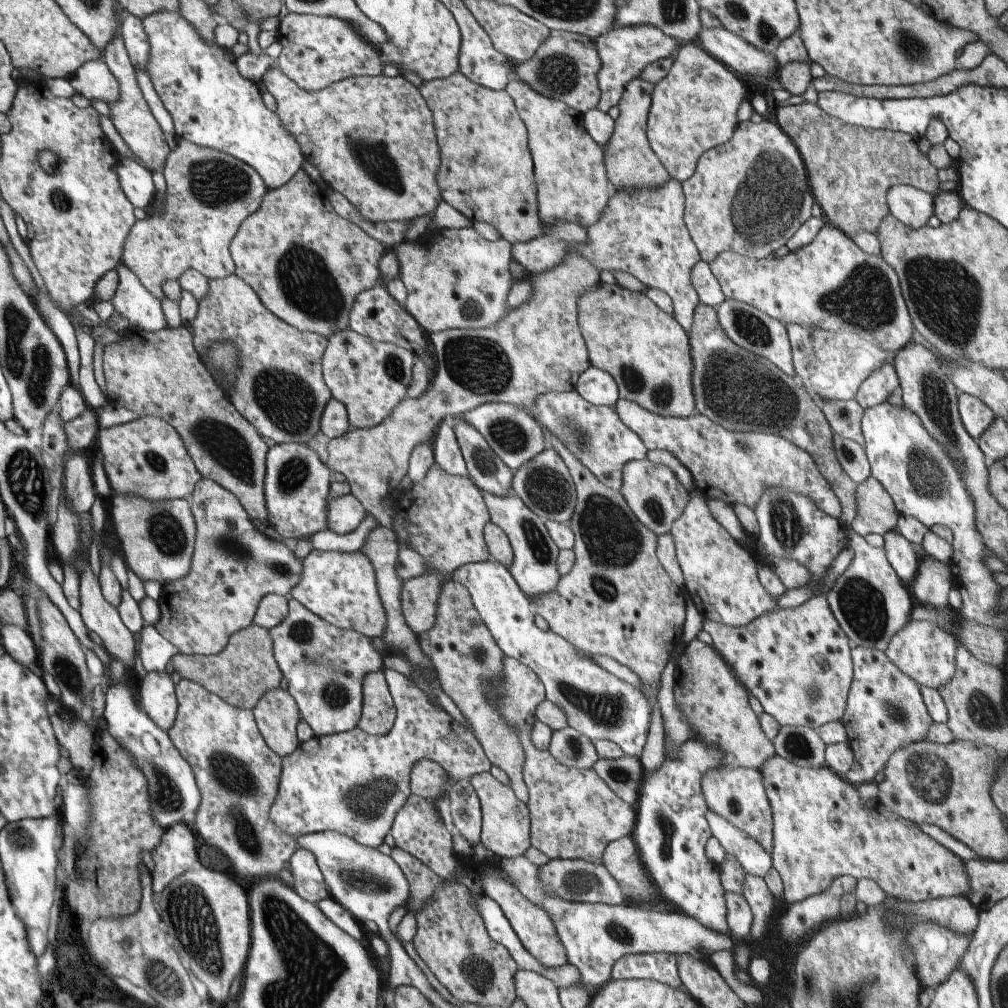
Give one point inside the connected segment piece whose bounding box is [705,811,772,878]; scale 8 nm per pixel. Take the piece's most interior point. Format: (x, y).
(753, 860)

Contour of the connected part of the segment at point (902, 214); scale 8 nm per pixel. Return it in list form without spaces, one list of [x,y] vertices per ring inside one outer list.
[[[892,185],[885,196],[888,213],[908,228],[926,226],[927,220],[933,215],[933,195],[909,185]]]

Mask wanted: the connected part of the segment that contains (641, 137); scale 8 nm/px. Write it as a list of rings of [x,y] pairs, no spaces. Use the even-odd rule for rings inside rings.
[[[632,79],[622,90],[618,101],[619,116],[613,122],[613,132],[605,146],[601,146],[605,176],[611,191],[639,190],[639,188],[657,188],[669,180],[669,172],[663,168],[657,156],[653,154],[646,138],[647,114],[651,103],[653,85],[645,80]]]

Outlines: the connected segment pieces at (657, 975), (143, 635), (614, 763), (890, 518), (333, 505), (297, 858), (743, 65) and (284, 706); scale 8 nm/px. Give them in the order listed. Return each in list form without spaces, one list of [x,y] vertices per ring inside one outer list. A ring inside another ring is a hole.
[[[670,953],[635,954],[635,956],[623,956],[623,958],[619,958],[619,960],[613,964],[609,980],[607,980],[607,982],[623,979],[652,979],[667,984],[667,986],[671,986],[671,988],[679,988],[679,990],[683,990],[687,996],[691,997],[691,994],[687,992],[687,988],[685,988],[685,986],[683,986],[679,981],[677,966],[675,966],[675,956]]]
[[[145,625],[137,640],[137,658],[147,672],[162,672],[179,650],[165,640],[153,626]]]
[[[626,755],[617,759],[598,759],[592,770],[616,796],[635,807],[643,772],[637,759]]]
[[[869,476],[861,484],[857,484],[855,490],[855,518],[849,528],[863,538],[869,533],[883,536],[889,530],[896,530],[898,513],[893,506],[889,494],[881,487],[881,484]]]
[[[350,493],[345,496],[329,498],[327,511],[327,529],[336,534],[348,534],[357,529],[365,518],[365,510]]]
[[[297,848],[291,854],[287,866],[293,877],[292,890],[299,898],[315,905],[317,900],[328,897],[328,891],[313,854],[303,848]]]
[[[703,28],[694,41],[703,52],[742,79],[765,78],[777,71],[774,58],[748,44],[741,36],[720,28]]]
[[[279,687],[267,690],[251,712],[256,728],[269,750],[283,757],[297,748],[299,742],[295,726],[300,716],[289,692]]]

